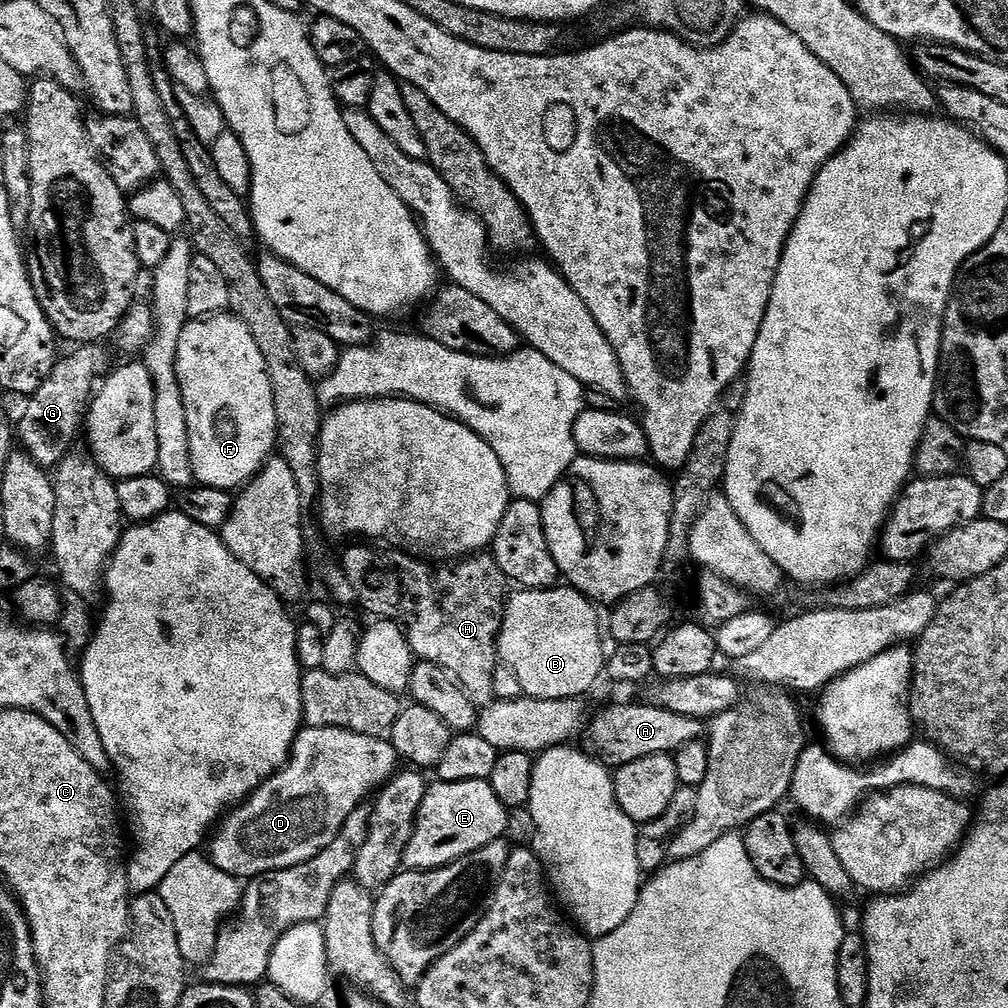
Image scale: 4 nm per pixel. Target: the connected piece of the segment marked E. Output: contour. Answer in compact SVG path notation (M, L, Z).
M487 780L433 783L418 810L414 834L410 838L410 846L406 846L404 868L431 870L453 864L482 846L501 839L508 828L508 816L509 809L498 802L498 794L494 794Z

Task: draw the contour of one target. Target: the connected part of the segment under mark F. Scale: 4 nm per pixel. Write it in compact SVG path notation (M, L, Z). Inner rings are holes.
M231 314L193 319L182 330L182 338L178 342L176 373L182 390L182 398L186 404L186 422L190 426L190 458L192 459L193 477L206 488L239 489L259 472L262 465L270 459L277 447L274 394L270 390L270 378L266 374L266 362L262 362L262 350L258 350L258 342L254 342L254 338L250 338L250 330L246 330L243 322Z

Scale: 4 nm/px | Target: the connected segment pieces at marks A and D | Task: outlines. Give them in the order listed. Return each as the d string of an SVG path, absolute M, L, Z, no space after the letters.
M612 704L605 712L589 719L583 733L582 750L609 770L638 762L638 758L675 754L686 742L694 742L705 735L705 721L674 714L674 710L659 708L657 704Z
M301 727L287 764L269 780L259 784L247 800L240 801L219 821L218 827L210 836L211 862L218 866L218 870L226 870L226 874L240 878L251 878L260 876L263 872L298 866L326 850L326 846L334 842L338 830L342 830L346 818L350 818L356 808L383 788L397 771L398 757L391 739L354 734L341 728Z

